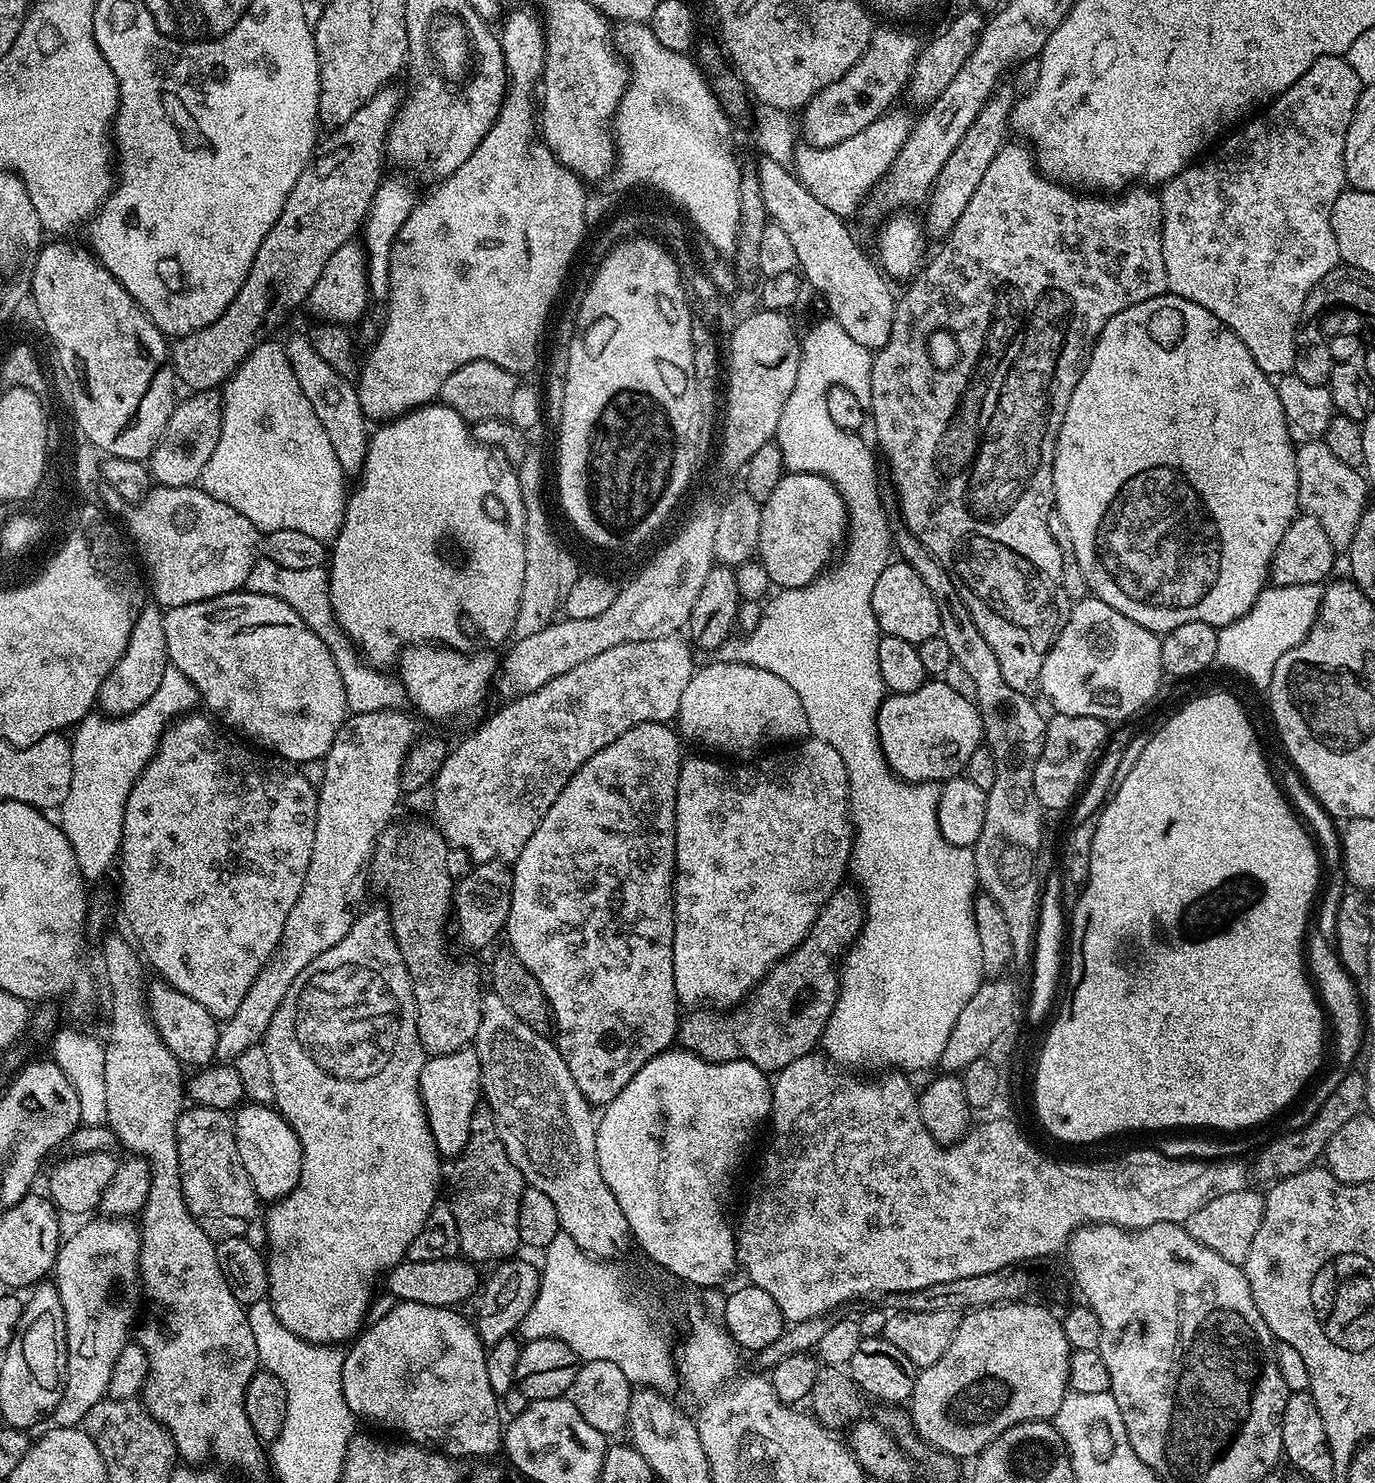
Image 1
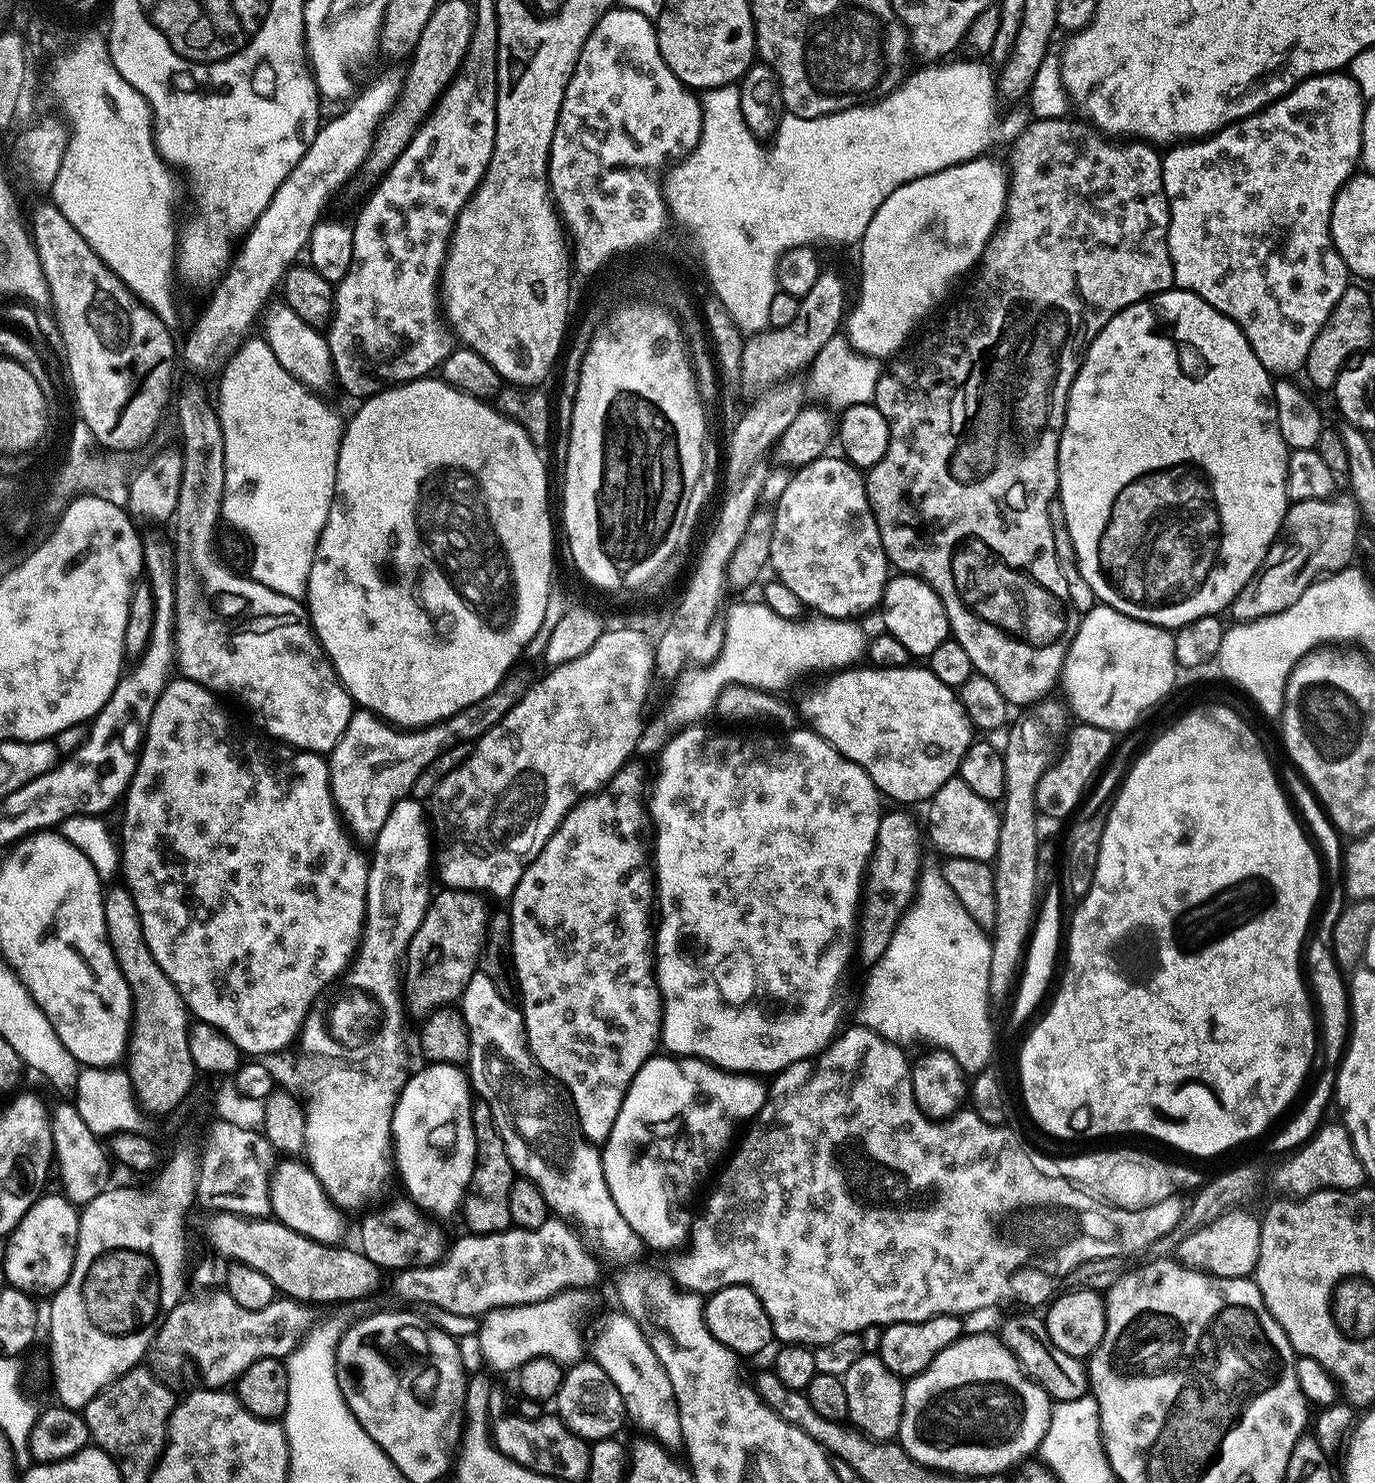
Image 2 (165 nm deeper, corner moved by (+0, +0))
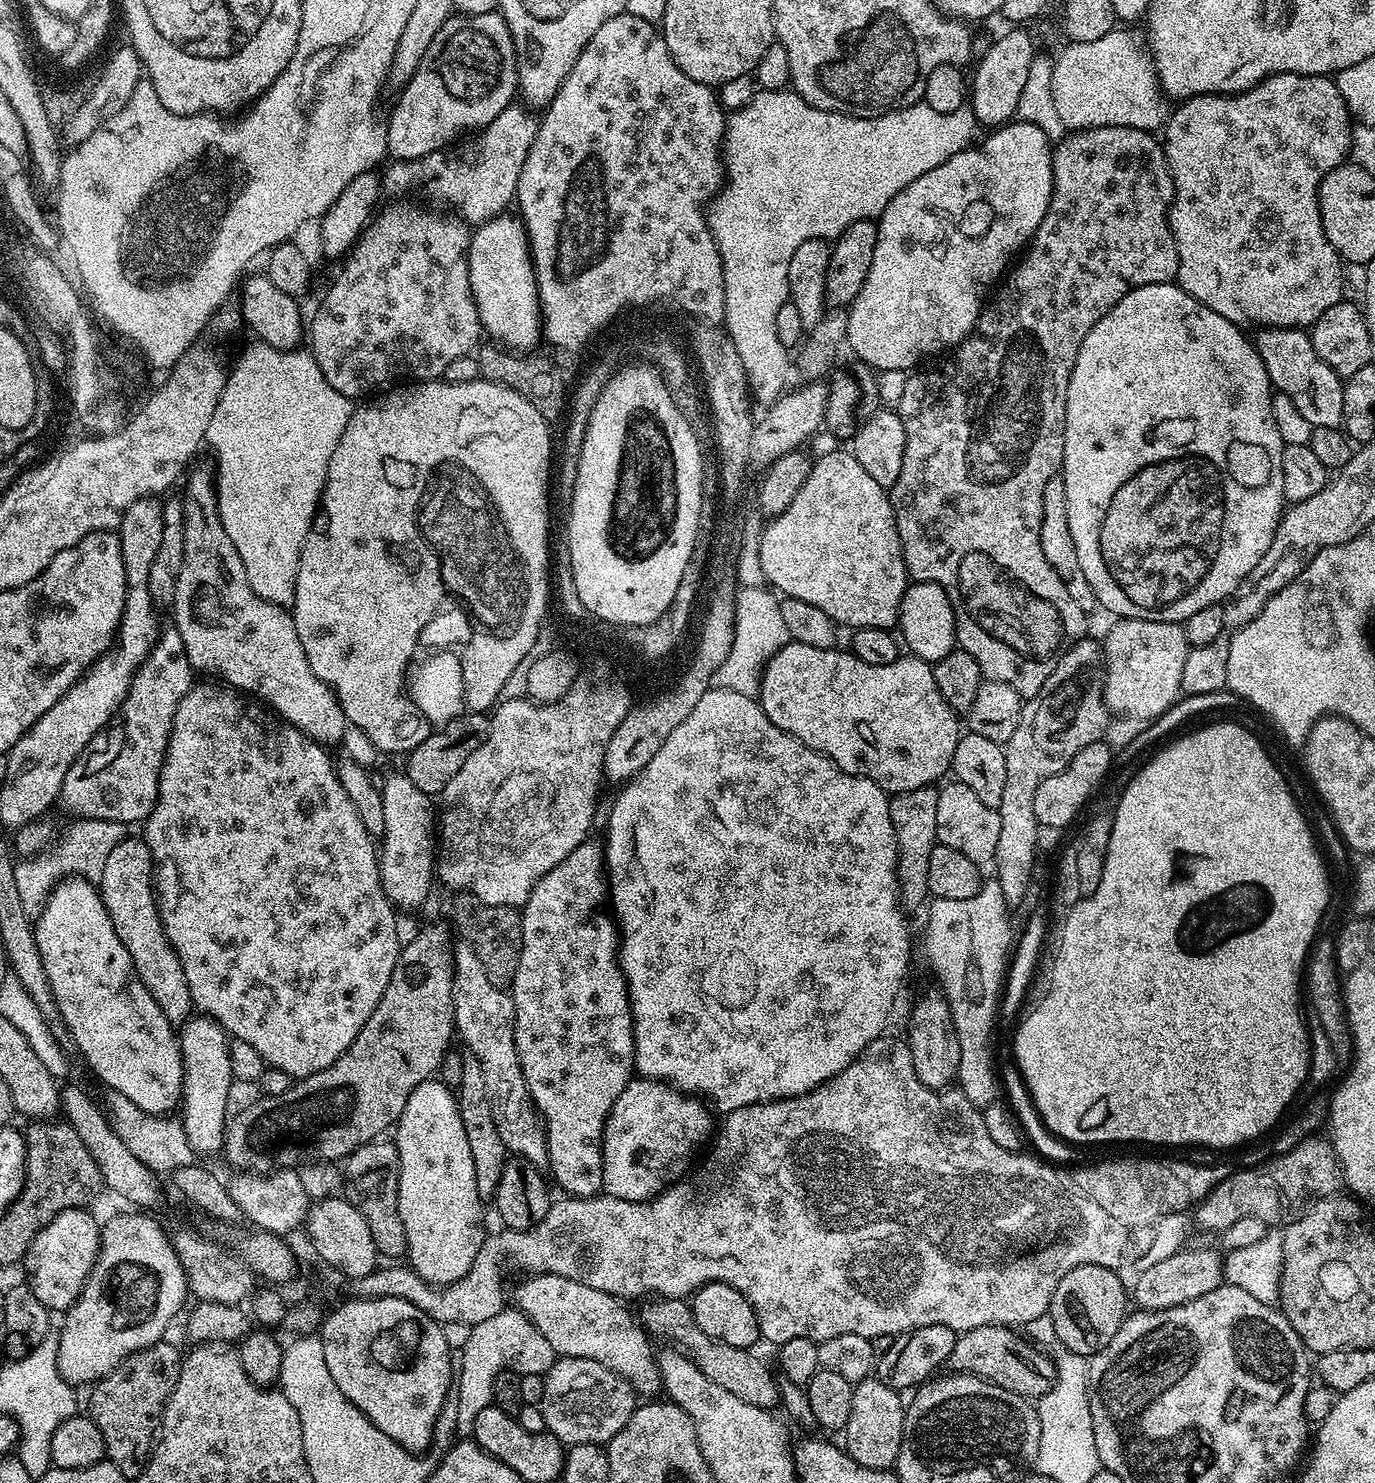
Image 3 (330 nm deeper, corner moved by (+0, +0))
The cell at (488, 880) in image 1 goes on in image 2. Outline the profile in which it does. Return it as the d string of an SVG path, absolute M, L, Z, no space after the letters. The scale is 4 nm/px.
M445 887L431 897L418 930L408 943L406 959L402 964L402 999L407 1011L427 1014L438 1008L459 1001L464 995L464 987L478 970L480 953L484 951L484 939L488 936L490 908L484 905L485 897L479 892L465 892L462 888Z

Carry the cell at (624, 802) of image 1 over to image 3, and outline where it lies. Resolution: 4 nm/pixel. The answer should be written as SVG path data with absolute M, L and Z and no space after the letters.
M593 842L578 845L574 851L558 866L554 866L543 876L528 896L520 912L520 925L522 926L522 946L518 958L518 970L514 974L514 982L510 995L516 1007L516 1025L514 1026L514 1042L516 1053L522 1066L522 1074L528 1083L532 1095L532 1102L536 1105L539 1119L542 1121L542 1132L548 1135L548 1168L552 1171L551 1179L561 1188L561 1193L572 1198L587 1198L597 1195L604 1187L604 1153L602 1141L604 1139L604 1123L612 1112L616 1099L626 1090L628 1081L633 1079L636 1051L632 1038L632 1005L628 1003L628 984L624 981L624 972L620 968L618 955L618 924L611 915L604 913L606 906L606 860L602 855L602 848Z

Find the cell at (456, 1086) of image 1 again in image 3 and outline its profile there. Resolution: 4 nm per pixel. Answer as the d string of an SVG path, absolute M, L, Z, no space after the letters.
M431 1078L407 1097L405 1109L394 1125L394 1143L400 1159L398 1214L406 1230L406 1260L412 1271L428 1284L453 1284L470 1270L486 1239L484 1212L480 1209L482 1201L474 1182L474 1158L470 1158L470 1142L466 1142L466 1130L458 1114L453 1089Z

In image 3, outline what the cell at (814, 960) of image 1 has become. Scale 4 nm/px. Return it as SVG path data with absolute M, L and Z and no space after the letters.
M929 786L895 793L889 799L890 822L896 831L896 880L900 883L900 903L905 909L916 908L929 899L928 871L930 850L938 842L938 794L940 788Z

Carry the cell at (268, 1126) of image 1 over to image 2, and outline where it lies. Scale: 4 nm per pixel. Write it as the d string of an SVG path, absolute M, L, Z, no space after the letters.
M284 1158L277 1163L268 1177L268 1197L272 1207L271 1215L281 1224L298 1234L308 1236L319 1244L341 1243L340 1235L344 1232L344 1220L341 1211L332 1204L324 1193L324 1188L318 1182L307 1163L300 1158Z

